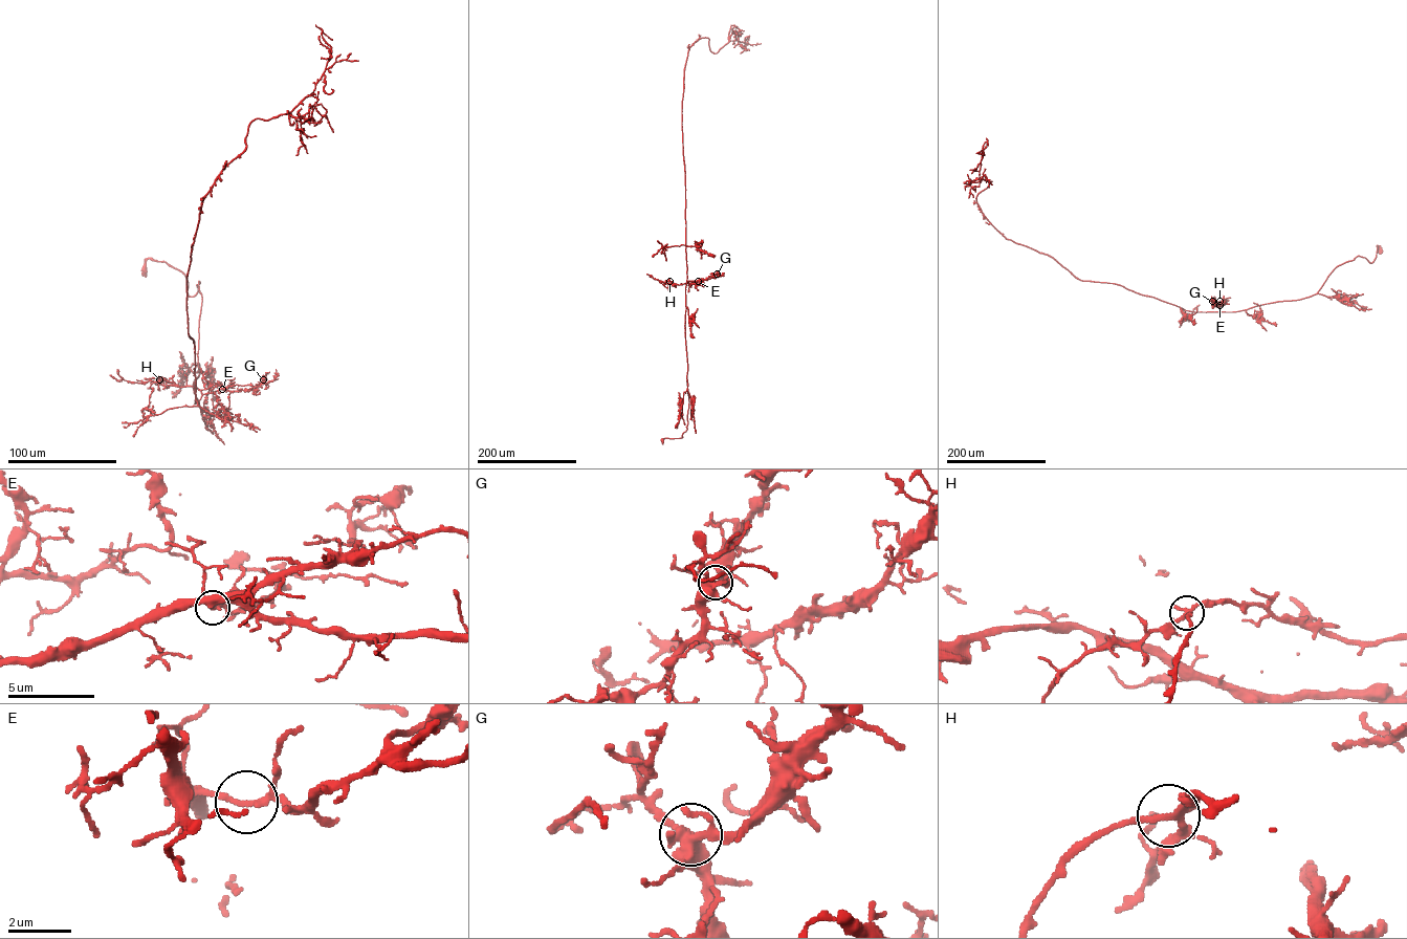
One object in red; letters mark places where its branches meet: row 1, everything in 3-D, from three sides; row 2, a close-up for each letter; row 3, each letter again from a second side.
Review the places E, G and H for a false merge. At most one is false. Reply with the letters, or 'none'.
none

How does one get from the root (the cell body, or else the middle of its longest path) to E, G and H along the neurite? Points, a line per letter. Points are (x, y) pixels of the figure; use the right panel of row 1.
E: (1379, 250), (1377, 245), (1371, 263), (1357, 256), (1337, 265), (1309, 297), (1234, 311), (1221, 311), (1219, 305)
G: (1379, 250), (1377, 245), (1371, 263), (1357, 256), (1337, 265), (1317, 293), (1303, 299), (1229, 311), (1212, 301)
H: (1379, 250), (1377, 245), (1371, 263), (1357, 256), (1337, 265), (1307, 297), (1232, 311), (1221, 311), (1219, 301)

